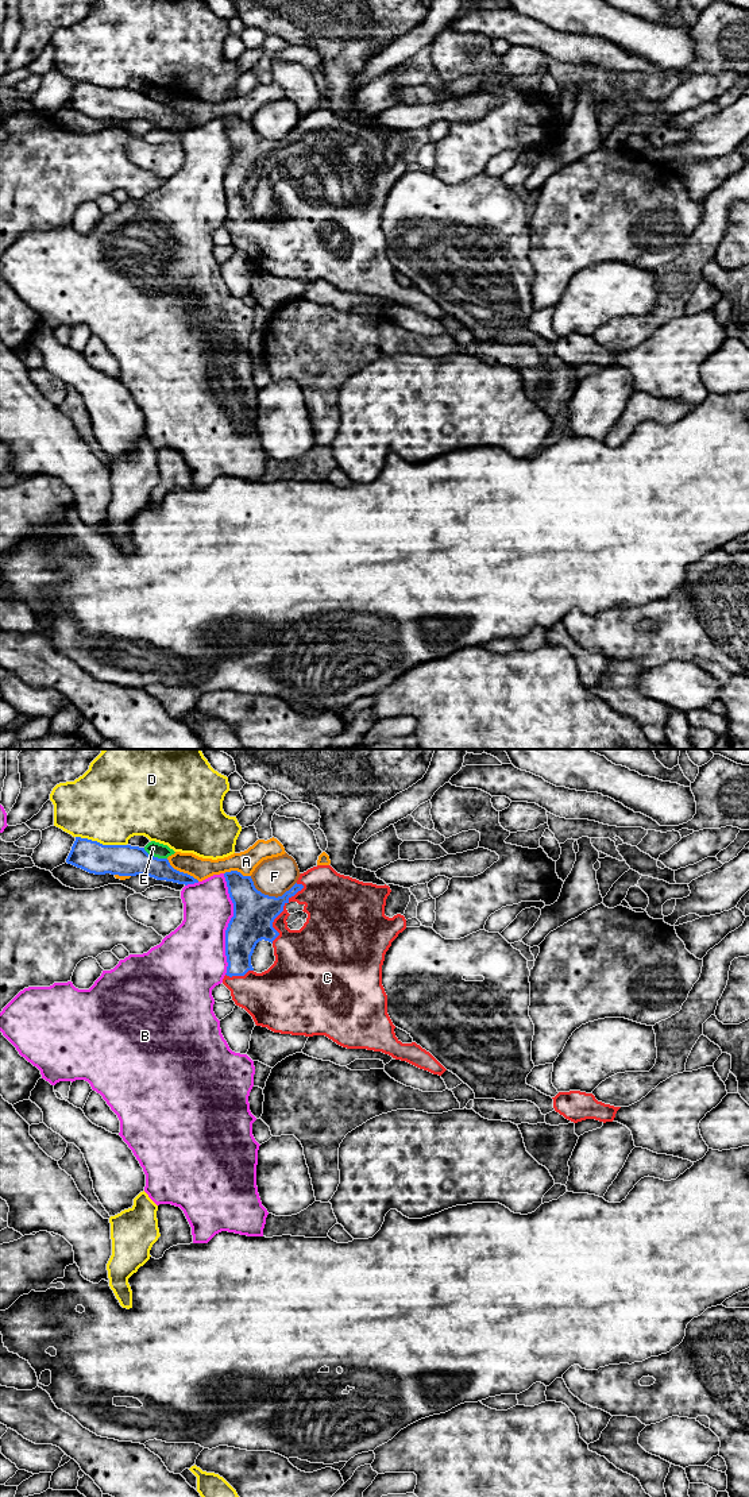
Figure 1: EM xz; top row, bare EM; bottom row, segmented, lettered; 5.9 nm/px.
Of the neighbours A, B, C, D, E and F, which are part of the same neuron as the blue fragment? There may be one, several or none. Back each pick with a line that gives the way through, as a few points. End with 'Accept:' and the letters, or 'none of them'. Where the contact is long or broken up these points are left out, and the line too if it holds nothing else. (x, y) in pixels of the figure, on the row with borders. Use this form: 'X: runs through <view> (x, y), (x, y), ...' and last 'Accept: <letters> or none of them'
Accept: C

